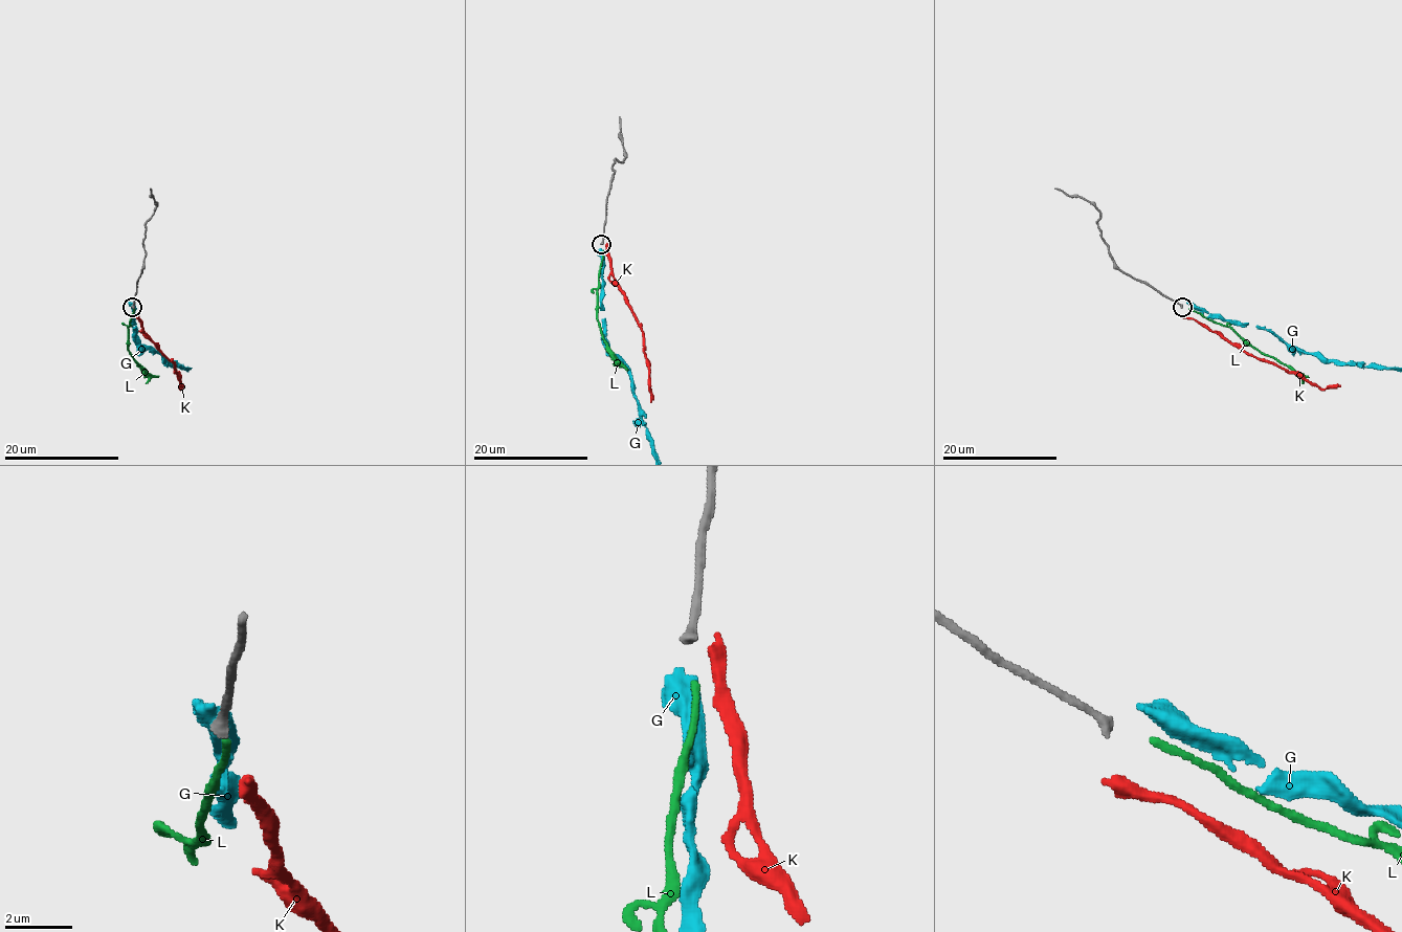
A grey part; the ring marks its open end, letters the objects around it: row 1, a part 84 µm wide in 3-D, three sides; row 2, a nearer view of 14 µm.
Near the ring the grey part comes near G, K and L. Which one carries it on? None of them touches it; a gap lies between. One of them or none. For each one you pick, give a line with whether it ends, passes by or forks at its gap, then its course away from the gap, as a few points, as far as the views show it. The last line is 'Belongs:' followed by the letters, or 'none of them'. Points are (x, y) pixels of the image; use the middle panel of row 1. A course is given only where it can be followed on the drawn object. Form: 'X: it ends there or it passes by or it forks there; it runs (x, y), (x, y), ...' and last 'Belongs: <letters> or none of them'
L: it ends there; it runs (602, 250), (598, 324), (610, 354), (626, 371)
Belongs: L

